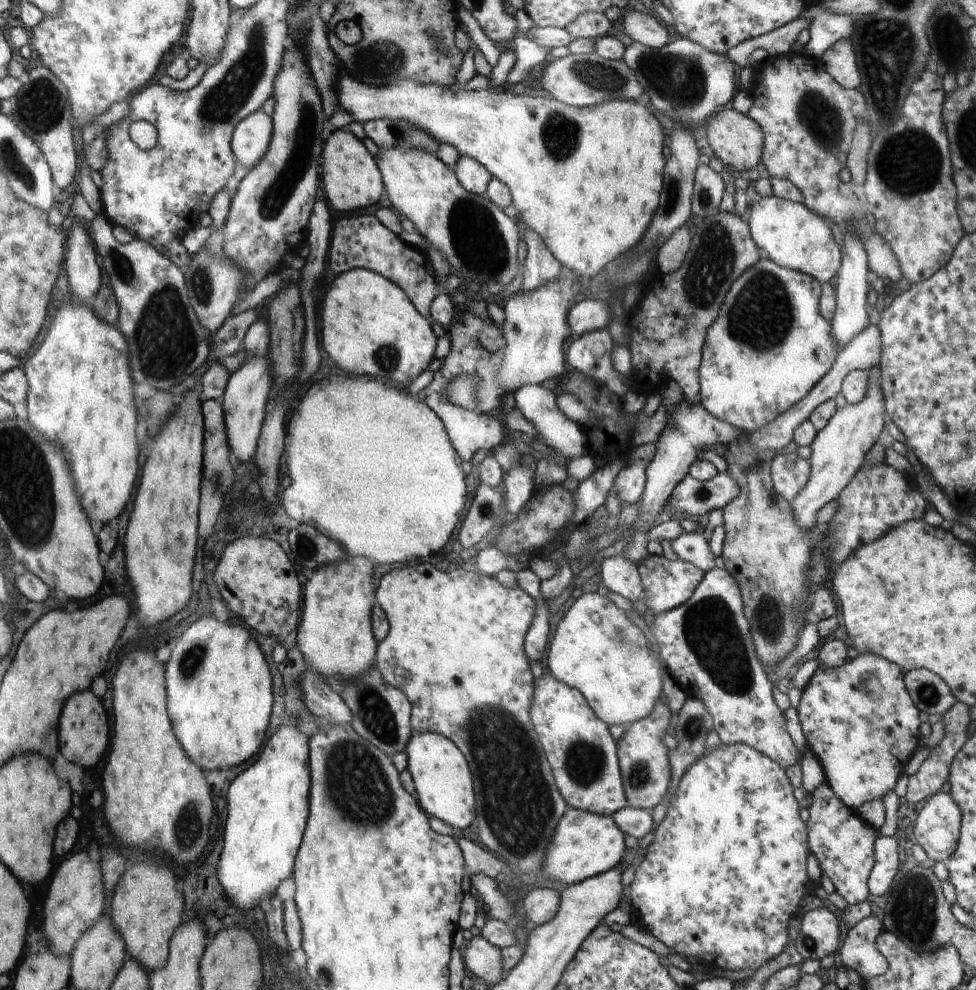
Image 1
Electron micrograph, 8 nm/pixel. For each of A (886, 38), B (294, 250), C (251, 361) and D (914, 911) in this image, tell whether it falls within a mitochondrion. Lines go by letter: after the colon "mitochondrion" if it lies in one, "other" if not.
A: mitochondrion
B: other
C: other
D: mitochondrion

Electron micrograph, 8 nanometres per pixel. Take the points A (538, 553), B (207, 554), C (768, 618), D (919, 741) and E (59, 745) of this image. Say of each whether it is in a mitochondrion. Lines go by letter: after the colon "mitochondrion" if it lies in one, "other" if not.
A: other
B: other
C: mitochondrion
D: other
E: other

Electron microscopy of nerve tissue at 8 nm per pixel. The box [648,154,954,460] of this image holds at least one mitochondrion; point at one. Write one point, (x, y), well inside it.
(760, 314)

